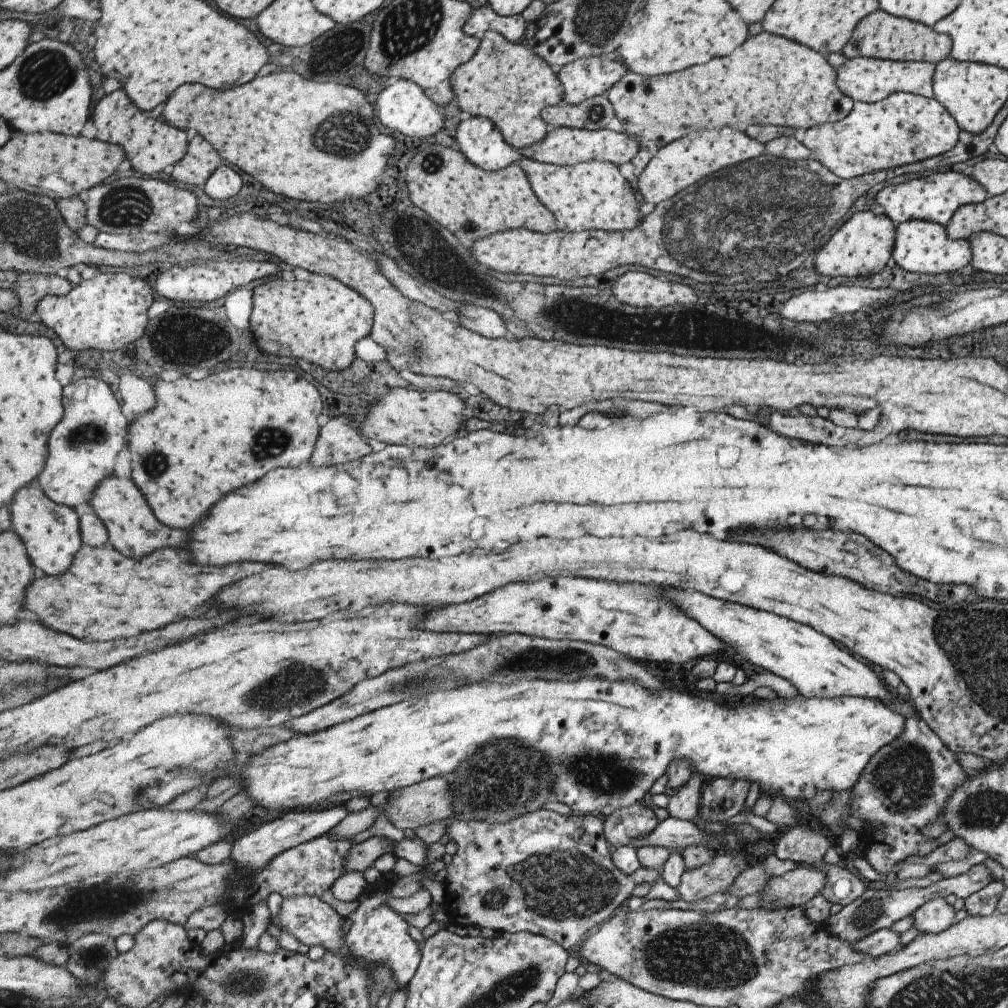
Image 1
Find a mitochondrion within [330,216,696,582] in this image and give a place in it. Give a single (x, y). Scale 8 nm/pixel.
(412, 349)

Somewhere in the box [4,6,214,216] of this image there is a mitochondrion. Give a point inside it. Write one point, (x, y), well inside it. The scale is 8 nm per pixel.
(47, 73)

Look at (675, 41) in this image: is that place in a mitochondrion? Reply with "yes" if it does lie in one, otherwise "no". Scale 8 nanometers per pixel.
no

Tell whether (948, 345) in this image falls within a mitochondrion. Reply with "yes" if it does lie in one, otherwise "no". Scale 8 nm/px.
no

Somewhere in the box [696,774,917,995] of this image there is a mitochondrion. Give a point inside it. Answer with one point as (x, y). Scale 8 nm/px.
(868, 912)

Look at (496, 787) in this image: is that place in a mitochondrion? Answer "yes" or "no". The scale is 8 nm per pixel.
yes

